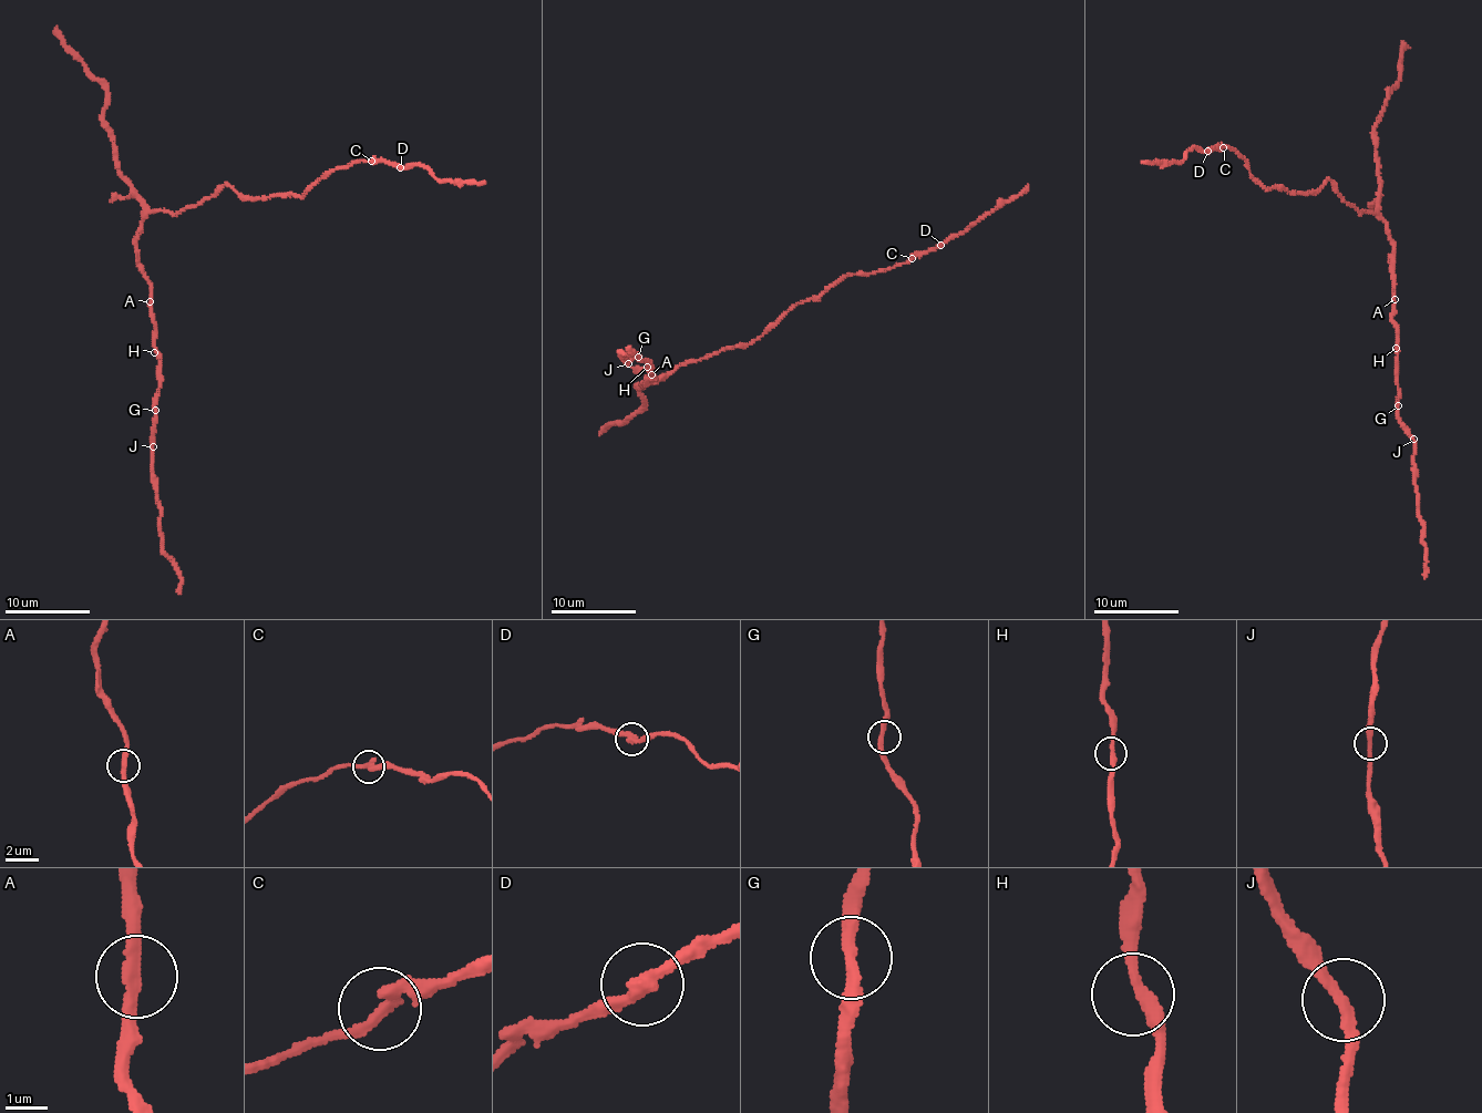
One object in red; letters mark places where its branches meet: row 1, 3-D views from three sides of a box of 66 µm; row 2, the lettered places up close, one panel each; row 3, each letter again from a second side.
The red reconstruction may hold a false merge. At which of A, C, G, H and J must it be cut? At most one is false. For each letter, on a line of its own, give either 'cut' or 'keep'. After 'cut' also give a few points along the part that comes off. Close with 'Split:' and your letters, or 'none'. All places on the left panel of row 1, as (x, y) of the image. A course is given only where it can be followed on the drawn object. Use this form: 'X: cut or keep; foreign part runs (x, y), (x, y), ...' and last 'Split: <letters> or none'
A: keep
C: keep
G: keep
H: keep
J: keep
Split: none

